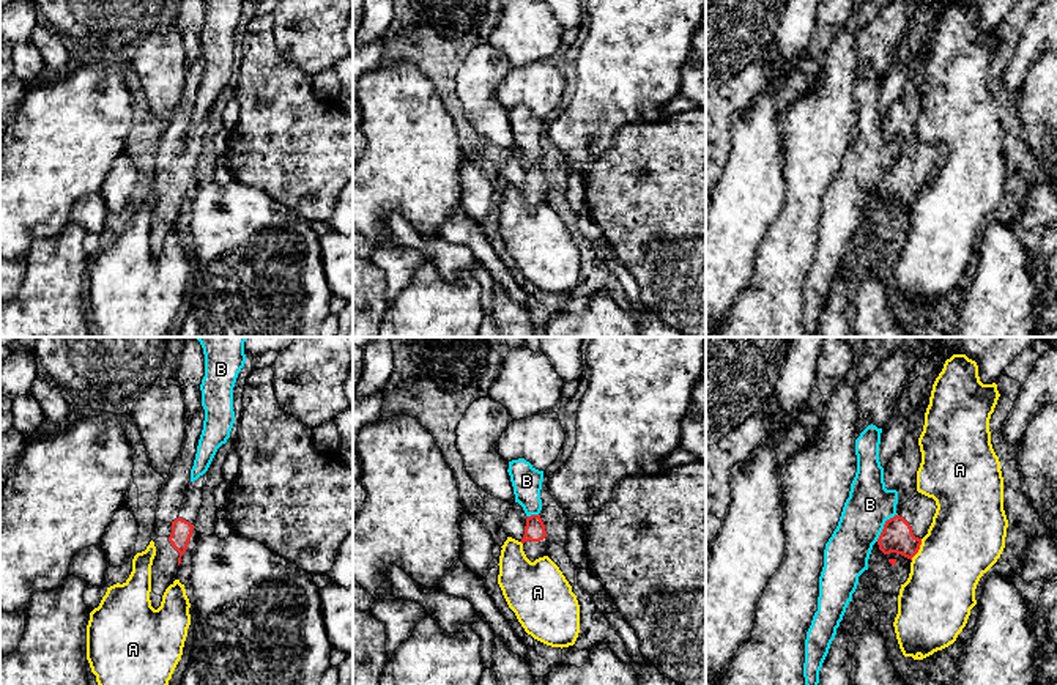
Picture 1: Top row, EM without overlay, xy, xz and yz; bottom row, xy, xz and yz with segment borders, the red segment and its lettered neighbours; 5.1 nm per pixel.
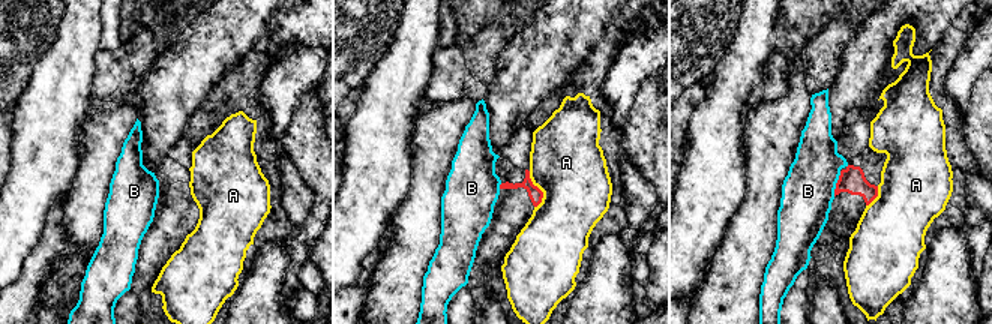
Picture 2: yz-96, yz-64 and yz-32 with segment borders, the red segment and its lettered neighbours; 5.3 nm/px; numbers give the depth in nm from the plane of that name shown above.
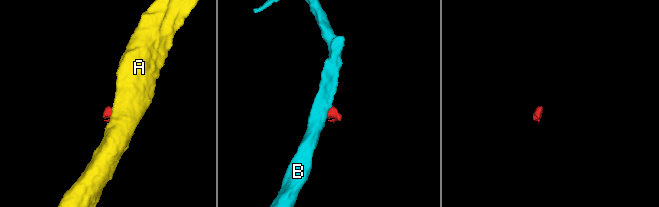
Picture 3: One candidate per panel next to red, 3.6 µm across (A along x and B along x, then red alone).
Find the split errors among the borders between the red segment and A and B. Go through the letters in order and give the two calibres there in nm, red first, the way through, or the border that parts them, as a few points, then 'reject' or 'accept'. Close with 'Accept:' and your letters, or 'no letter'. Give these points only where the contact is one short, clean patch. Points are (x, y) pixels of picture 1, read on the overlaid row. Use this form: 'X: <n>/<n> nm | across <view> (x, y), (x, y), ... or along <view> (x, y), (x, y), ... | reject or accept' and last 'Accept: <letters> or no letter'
A: 160/380 nm | along yz (922, 539), (919, 551), (911, 559) | reject
B: 160/240 nm | along yz (897, 514), (886, 522), (876, 540) | reject
Accept: no letter

